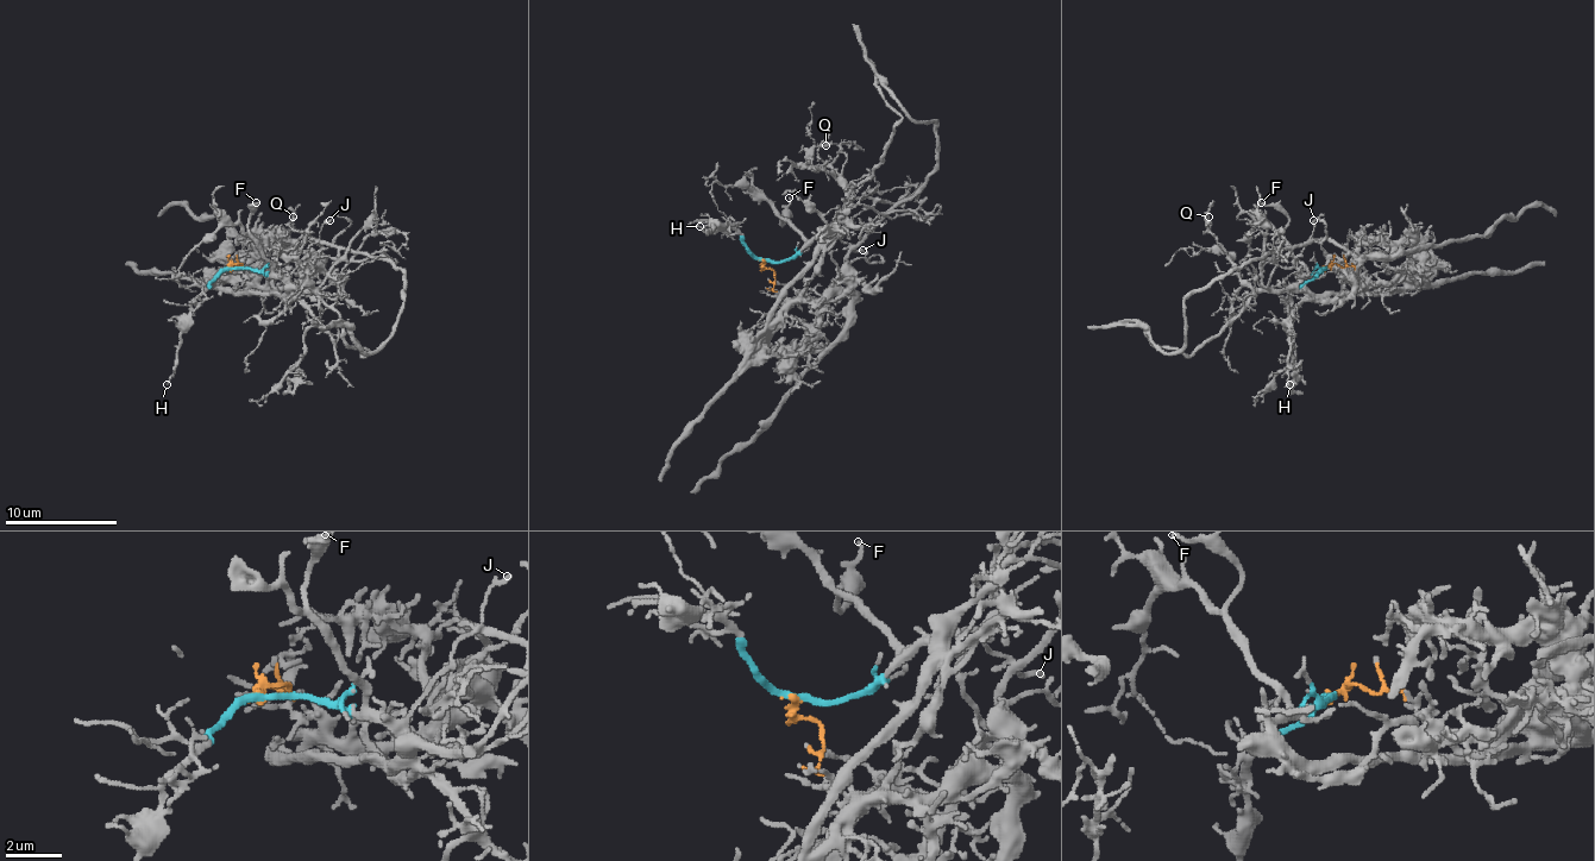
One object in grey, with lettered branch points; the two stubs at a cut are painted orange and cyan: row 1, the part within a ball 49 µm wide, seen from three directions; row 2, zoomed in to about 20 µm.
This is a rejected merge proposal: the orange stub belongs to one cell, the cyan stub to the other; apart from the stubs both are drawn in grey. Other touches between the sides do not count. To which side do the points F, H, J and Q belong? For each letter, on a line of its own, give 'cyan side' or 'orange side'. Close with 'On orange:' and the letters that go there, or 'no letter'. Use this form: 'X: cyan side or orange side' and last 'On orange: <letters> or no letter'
F: cyan side
H: cyan side
J: cyan side
Q: cyan side
On orange: no letter

